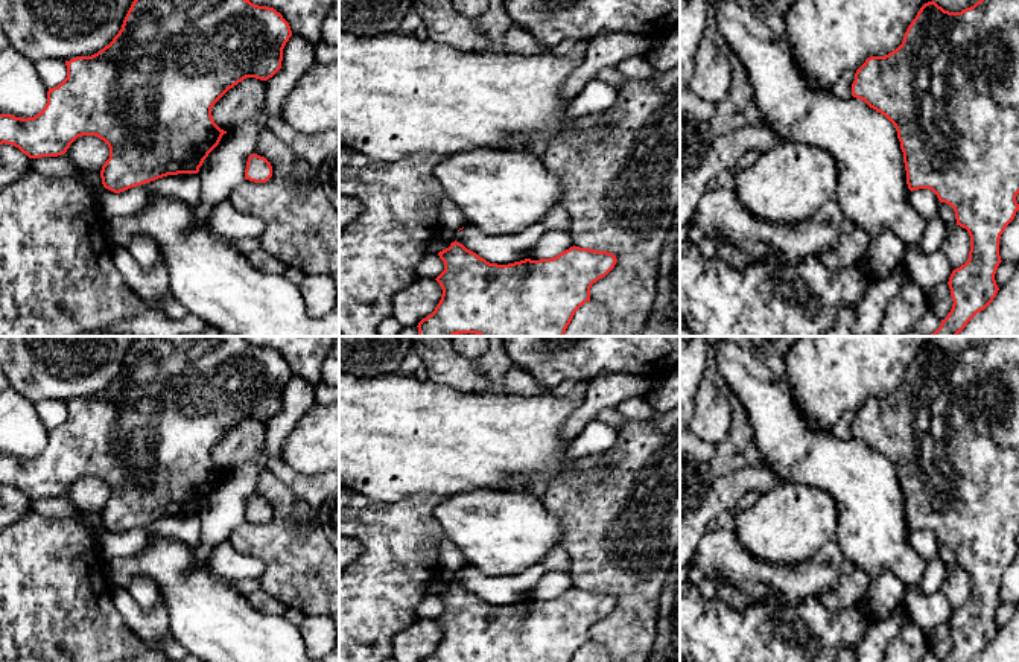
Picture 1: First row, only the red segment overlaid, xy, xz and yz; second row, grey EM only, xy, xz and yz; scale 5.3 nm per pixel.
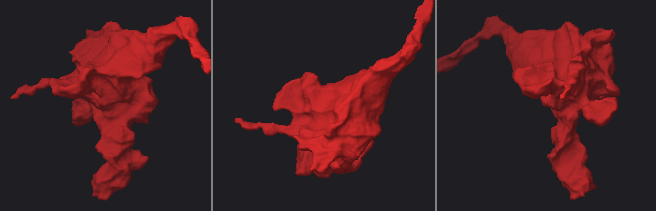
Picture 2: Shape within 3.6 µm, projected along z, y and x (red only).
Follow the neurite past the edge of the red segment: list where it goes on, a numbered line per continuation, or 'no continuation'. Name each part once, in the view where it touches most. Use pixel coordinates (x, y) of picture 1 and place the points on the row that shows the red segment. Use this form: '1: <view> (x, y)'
no continuation

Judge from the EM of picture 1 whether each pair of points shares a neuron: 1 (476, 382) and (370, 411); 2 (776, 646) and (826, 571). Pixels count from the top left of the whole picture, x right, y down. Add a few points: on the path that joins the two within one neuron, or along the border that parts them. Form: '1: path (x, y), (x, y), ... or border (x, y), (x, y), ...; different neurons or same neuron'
1: border (429, 379), (461, 391), (487, 393); different neurons
2: border (773, 601), (819, 598), (831, 609), (843, 607); different neurons

